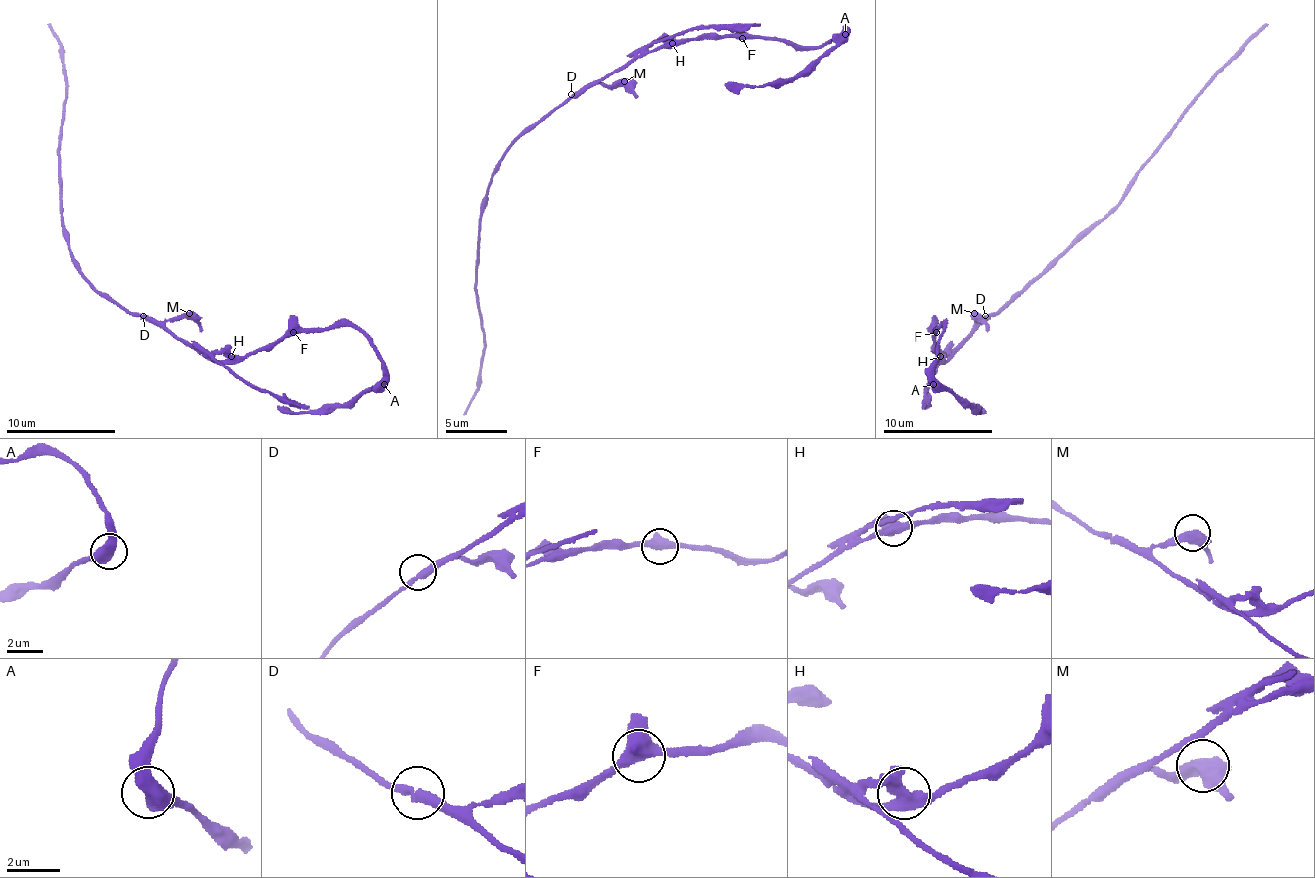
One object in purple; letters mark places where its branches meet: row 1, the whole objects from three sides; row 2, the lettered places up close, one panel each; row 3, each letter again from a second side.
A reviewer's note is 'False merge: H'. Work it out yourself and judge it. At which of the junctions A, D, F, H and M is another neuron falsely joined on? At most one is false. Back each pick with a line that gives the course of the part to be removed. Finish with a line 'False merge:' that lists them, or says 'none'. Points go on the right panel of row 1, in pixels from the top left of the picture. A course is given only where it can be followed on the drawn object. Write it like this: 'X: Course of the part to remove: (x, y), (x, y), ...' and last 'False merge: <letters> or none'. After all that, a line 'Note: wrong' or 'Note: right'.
H: Course of the part to remove: (941, 357), (938, 351), (927, 387), (927, 401), (922, 409)
False merge: H
Note: right

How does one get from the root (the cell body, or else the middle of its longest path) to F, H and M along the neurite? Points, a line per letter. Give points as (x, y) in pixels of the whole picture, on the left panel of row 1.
F: (145, 318), (195, 349), (230, 351), (241, 357), (255, 354), (260, 349), (271, 349), (293, 332)
H: (145, 318), (213, 360), (230, 357)
M: (145, 318), (178, 321), (189, 313)

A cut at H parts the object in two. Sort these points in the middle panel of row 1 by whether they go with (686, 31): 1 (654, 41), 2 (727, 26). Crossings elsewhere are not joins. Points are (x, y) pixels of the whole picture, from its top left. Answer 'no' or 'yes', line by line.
1: yes
2: yes

